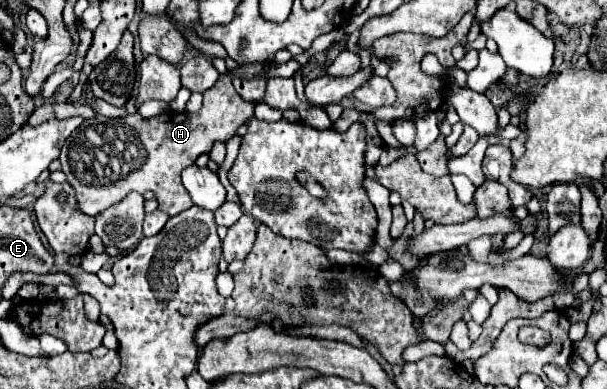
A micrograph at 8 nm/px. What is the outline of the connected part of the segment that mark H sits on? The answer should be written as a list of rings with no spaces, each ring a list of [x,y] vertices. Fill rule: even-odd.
[[[220,76],[218,82],[204,92],[204,104],[194,114],[166,112],[154,118],[142,118],[136,112],[124,118],[94,116],[84,120],[84,124],[68,136],[60,152],[62,172],[76,192],[80,212],[96,216],[112,206],[112,202],[120,202],[131,191],[140,194],[154,192],[154,196],[158,196],[158,210],[164,210],[170,216],[188,210],[192,200],[180,182],[180,172],[186,166],[192,166],[200,154],[208,154],[216,140],[226,142],[232,138],[236,128],[254,116],[254,106],[256,104],[252,102],[240,100],[230,76]],[[98,150],[106,154],[106,160],[100,158]],[[120,172],[130,174],[120,178]]]

